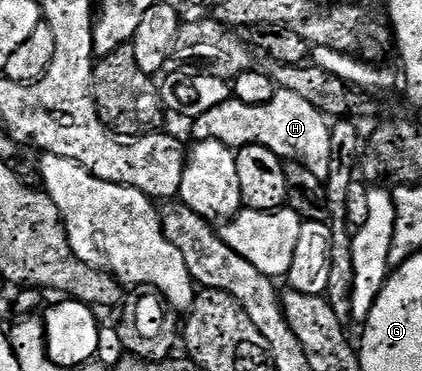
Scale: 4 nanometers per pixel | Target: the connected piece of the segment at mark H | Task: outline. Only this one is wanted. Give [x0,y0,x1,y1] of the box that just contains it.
[191,89,332,181]

